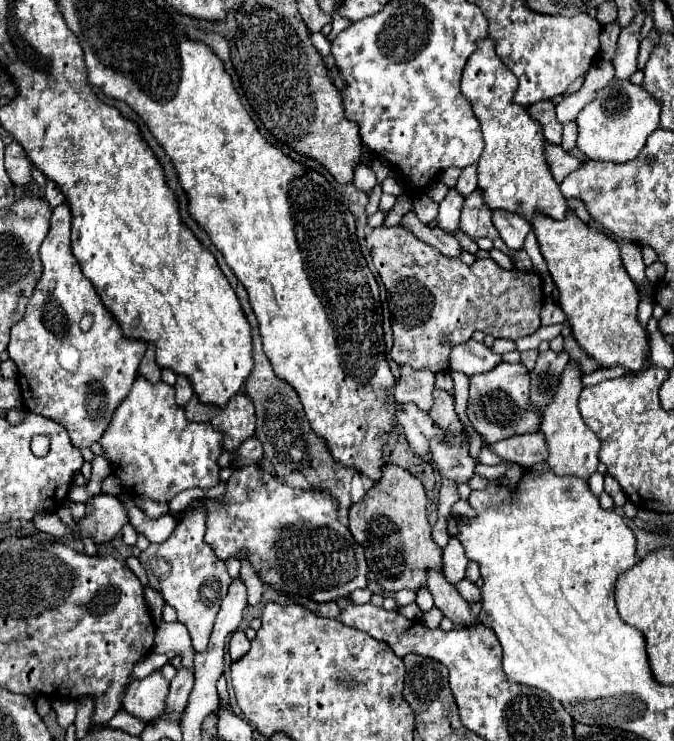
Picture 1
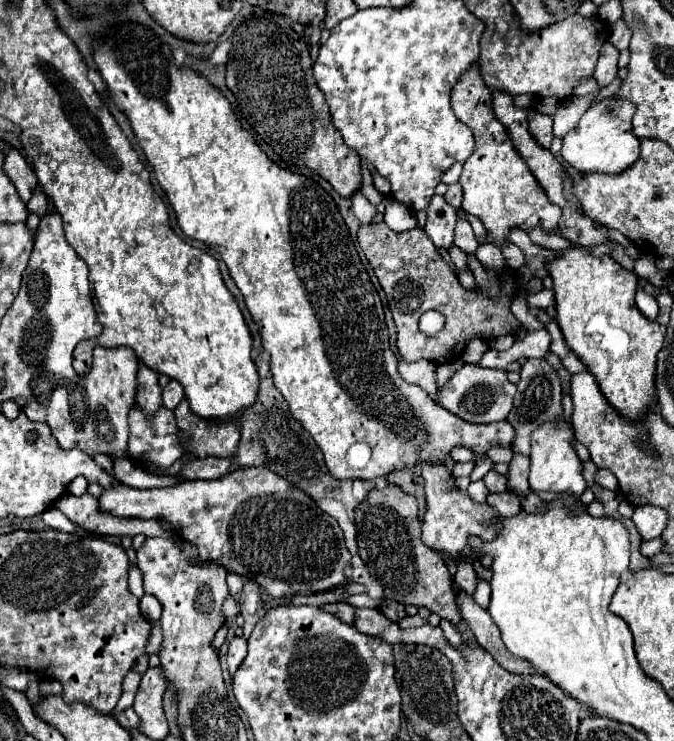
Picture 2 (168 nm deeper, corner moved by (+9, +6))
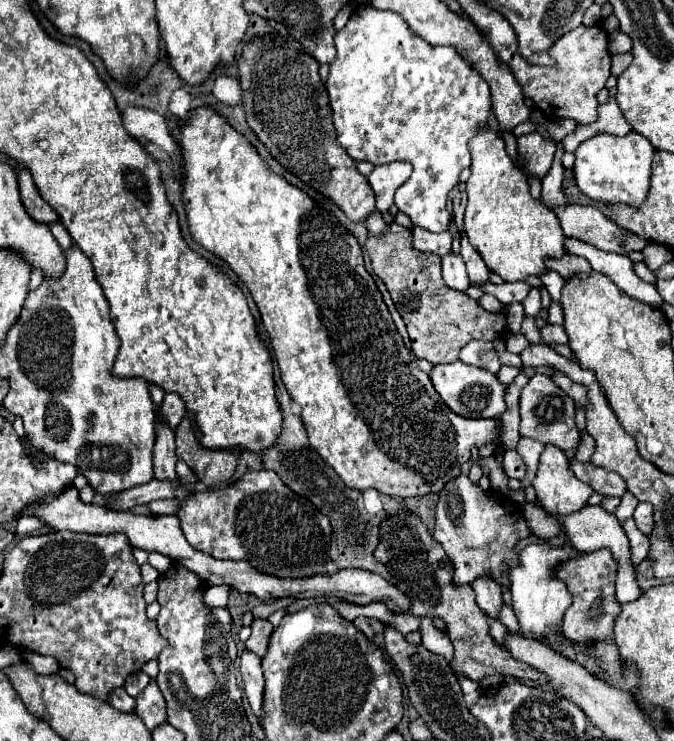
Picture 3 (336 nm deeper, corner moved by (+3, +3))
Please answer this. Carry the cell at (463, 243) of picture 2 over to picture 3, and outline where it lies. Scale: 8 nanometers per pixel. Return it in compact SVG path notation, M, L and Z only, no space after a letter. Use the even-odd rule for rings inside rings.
M465 235L461 237L461 257L463 257L465 265L467 265L469 283L473 287L479 287L479 285L489 281L487 265L483 265L483 259L479 257L479 253L475 253L475 249L471 249L471 243L465 239Z

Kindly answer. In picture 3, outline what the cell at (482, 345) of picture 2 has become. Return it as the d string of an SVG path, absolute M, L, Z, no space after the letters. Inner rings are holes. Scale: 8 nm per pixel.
M469 341L463 349L461 349L461 357L463 363L485 369L493 375L499 373L499 355L495 351L495 345L491 341Z

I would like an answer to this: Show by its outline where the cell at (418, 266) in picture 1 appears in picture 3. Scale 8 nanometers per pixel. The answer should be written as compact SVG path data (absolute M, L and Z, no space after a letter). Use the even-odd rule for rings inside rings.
M393 223L387 231L373 235L367 239L367 251L371 257L373 273L385 283L387 291L391 293L391 299L405 319L407 333L411 339L411 349L419 359L427 359L429 363L453 363L459 359L459 351L463 345L467 345L471 339L483 339L483 341L493 341L497 337L503 337L507 331L507 323L503 315L493 315L487 313L477 301L473 301L467 293L455 293L453 289L447 289L447 285L441 279L441 259L435 257L435 253L423 253L417 251L411 243L411 231L405 229L399 223Z

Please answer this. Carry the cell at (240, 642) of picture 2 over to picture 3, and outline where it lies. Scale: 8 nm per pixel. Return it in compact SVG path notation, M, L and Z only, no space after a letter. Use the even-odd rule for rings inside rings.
M243 651L243 655L241 655L241 677L243 677L243 689L247 693L249 705L261 723L263 721L261 709L263 709L265 677L263 677L263 669L261 669L261 659L255 659L251 651Z

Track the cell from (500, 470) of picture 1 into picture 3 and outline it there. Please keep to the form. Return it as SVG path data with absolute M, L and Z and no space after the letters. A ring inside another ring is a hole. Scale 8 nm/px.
M533 375L527 387L521 391L521 437L531 437L541 443L557 445L559 449L571 449L579 443L579 429L575 423L575 405L563 389L559 389L551 377Z

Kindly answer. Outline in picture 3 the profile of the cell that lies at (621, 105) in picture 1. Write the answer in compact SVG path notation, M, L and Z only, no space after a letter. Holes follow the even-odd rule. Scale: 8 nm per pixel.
M609 133L595 135L579 145L575 151L575 181L577 187L593 201L605 205L631 205L641 207L649 193L651 159L655 147L639 133L629 133L625 137L615 137Z

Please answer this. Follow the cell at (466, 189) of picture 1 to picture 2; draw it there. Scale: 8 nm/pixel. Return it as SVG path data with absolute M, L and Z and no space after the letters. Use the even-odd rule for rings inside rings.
M455 182L447 188L445 192L445 200L449 200L449 204L453 204L455 208L461 208L461 198L463 198L463 190L461 190L461 184Z

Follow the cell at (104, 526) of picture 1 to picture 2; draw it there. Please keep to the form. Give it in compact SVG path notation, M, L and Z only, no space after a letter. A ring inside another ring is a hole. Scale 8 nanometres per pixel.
M237 468L217 480L185 480L173 488L137 490L125 484L105 490L99 498L99 510L111 516L127 518L163 518L171 524L173 534L197 546L201 560L217 560L229 572L237 572L247 580L257 582L275 600L291 600L295 594L323 592L347 580L345 568L351 564L351 552L343 540L343 530L337 520L315 506L303 492L279 478L271 470Z

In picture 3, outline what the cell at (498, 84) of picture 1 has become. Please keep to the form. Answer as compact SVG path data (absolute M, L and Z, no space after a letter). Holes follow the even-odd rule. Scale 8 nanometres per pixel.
M483 129L469 141L471 151L471 177L467 181L467 209L465 209L465 233L475 251L483 257L485 265L497 273L503 281L525 281L527 277L539 277L547 271L545 259L559 259L565 255L563 249L563 229L553 211L549 211L541 201L535 201L529 193L529 183L525 173L511 161L505 151L503 139L493 129Z

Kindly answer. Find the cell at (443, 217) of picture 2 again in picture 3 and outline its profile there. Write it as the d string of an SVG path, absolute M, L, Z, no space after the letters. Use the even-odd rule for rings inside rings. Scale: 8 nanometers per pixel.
M447 253L447 257L443 257L443 281L449 289L461 291L461 293L465 293L469 289L465 265L459 255Z

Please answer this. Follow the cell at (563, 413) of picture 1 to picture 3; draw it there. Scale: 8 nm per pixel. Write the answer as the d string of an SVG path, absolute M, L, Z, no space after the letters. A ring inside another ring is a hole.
M547 445L545 451L541 453L541 461L539 461L537 475L533 479L533 487L537 491L537 499L539 499L541 507L549 515L569 515L569 513L581 511L587 505L587 499L593 495L593 489L571 473L569 459L565 457L565 453L553 445Z

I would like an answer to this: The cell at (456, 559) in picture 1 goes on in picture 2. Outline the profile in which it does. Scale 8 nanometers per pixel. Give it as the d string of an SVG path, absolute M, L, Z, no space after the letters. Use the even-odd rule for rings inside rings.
M463 556L457 558L457 572L453 576L453 584L457 584L461 590L465 590L467 594L473 594L475 590L475 582L477 582L477 574L471 566L469 560L465 560Z

